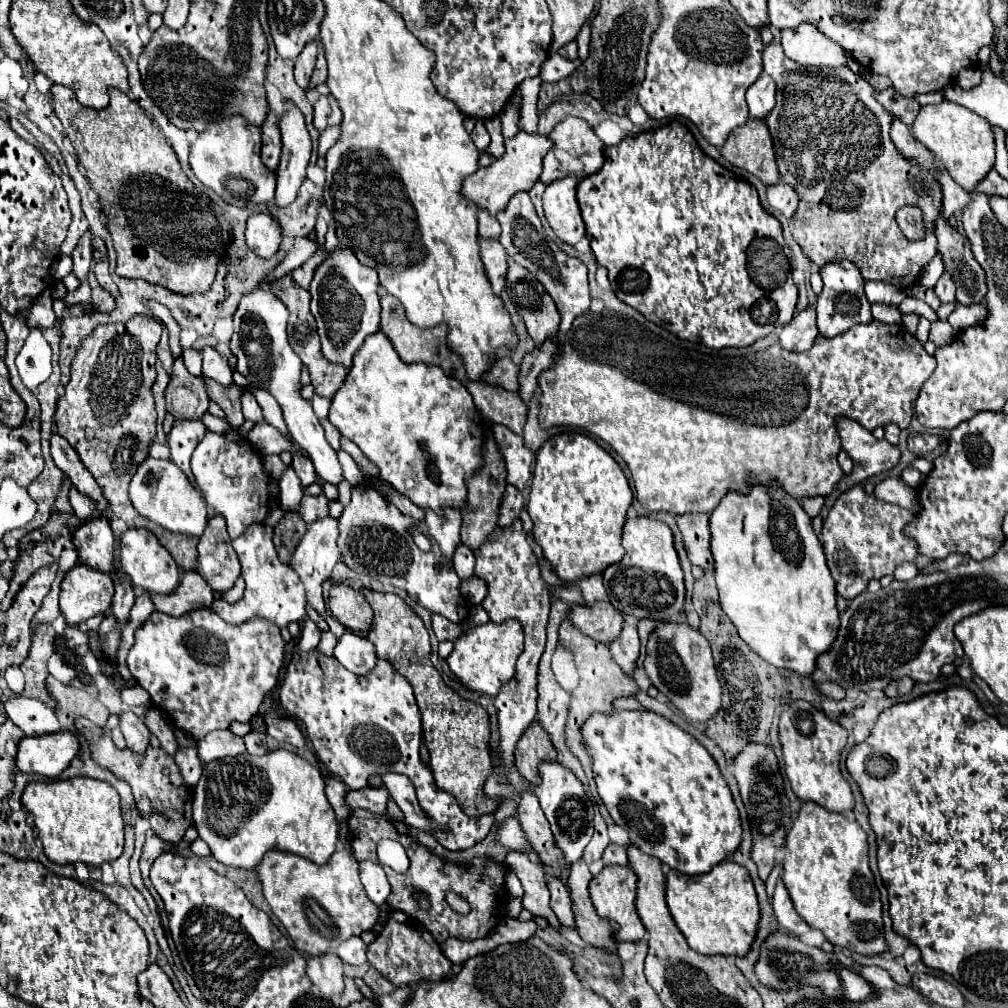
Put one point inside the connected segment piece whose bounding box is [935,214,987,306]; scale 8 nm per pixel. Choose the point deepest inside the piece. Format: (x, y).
(970, 278)

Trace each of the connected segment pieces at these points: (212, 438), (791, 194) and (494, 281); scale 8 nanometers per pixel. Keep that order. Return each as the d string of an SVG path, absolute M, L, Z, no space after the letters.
M207 432L207 436L199 442L191 458L191 470L199 490L203 492L205 502L225 518L229 538L241 536L251 524L261 524L269 514L269 492L267 492L267 474L263 472L261 458L247 444L247 440L239 440L239 444L225 442L221 434Z
M783 182L773 184L773 186L767 188L767 200L769 200L769 204L771 204L775 210L783 212L787 218L793 216L793 212L797 210L797 202L799 202L797 192L795 192L791 186L783 184Z
M479 238L479 246L481 246L481 260L485 264L485 272L487 278L495 290L495 294L499 294L505 286L505 272L507 272L507 254L503 250L503 246L499 244L497 238Z

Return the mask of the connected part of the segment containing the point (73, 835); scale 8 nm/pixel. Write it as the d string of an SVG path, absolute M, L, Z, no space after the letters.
M77 776L69 780L53 782L29 782L23 796L23 806L35 816L35 826L39 828L39 838L43 842L45 854L57 864L75 864L85 862L89 866L101 866L103 862L113 862L123 852L123 820L119 810L119 794L113 786L101 780Z

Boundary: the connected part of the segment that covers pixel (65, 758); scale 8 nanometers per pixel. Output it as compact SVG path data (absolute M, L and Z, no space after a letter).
M69 730L45 736L25 736L19 742L17 768L21 772L37 772L47 778L57 778L79 754L79 748L77 734Z

